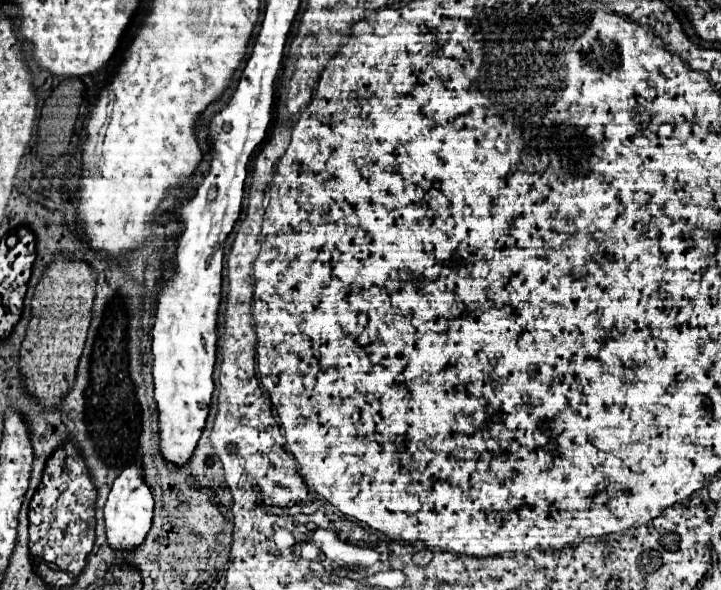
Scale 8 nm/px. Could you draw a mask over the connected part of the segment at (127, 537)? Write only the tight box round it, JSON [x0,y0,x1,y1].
[104,464,154,550]

